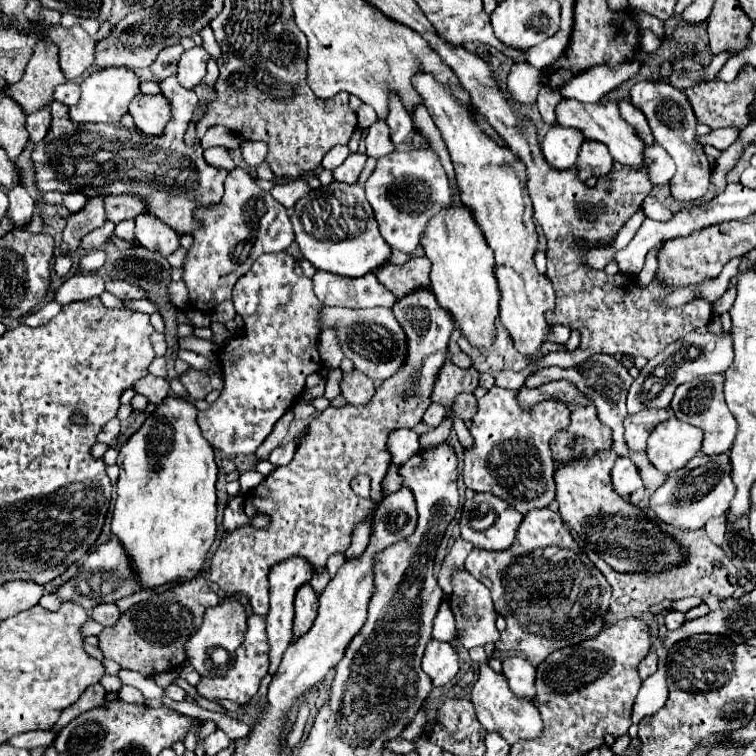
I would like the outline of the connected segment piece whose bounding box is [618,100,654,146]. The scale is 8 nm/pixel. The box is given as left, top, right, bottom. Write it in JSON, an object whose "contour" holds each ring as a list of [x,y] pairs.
{"contour":[[[620,100],[618,106],[620,106],[622,118],[628,120],[628,124],[636,128],[636,132],[638,132],[638,136],[644,140],[644,144],[646,144],[646,146],[652,146],[654,136],[652,136],[652,132],[650,132],[650,126],[648,126],[648,122],[646,122],[646,116],[640,112],[640,108],[636,108],[634,104],[630,104],[630,100]]]}

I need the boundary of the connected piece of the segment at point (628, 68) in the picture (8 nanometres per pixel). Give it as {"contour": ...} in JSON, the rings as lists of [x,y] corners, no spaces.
{"contour":[[[642,52],[630,60],[628,64],[620,66],[618,70],[612,70],[608,66],[594,66],[576,78],[572,78],[564,88],[560,88],[560,94],[564,98],[574,98],[578,102],[600,102],[608,92],[622,86],[626,80],[630,80],[638,70],[642,62]]]}

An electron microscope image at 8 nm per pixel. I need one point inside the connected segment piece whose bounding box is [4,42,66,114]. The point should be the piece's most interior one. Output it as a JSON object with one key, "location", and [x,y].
{"location":[43,74]}

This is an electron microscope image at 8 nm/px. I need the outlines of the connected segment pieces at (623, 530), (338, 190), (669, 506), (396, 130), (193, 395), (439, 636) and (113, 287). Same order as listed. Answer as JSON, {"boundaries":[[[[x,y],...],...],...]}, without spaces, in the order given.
{"boundaries":[[[[598,452],[594,458],[560,464],[556,470],[556,502],[564,524],[574,530],[598,556],[616,572],[662,572],[684,560],[680,544],[670,534],[662,532],[658,522],[640,512],[634,504],[622,498],[612,488],[610,472],[616,462],[616,452]]],[[[330,184],[308,192],[296,202],[290,220],[300,252],[318,270],[358,278],[390,258],[392,248],[380,236],[364,188],[358,184]]],[[[698,454],[682,470],[672,472],[666,484],[654,492],[650,508],[656,520],[682,528],[702,528],[712,516],[724,516],[728,512],[734,494],[736,486],[732,484],[732,464],[728,462],[728,454]]],[[[388,96],[388,100],[390,100],[390,110],[386,116],[386,124],[390,128],[392,142],[402,144],[412,134],[414,124],[408,110],[404,108],[404,104],[400,104],[400,100],[396,100],[396,96]]],[[[190,368],[184,376],[180,376],[180,380],[182,380],[184,388],[188,390],[188,396],[190,396],[192,402],[194,400],[204,400],[212,390],[208,374],[206,372],[198,372],[194,368]]],[[[448,600],[440,604],[438,616],[434,620],[434,632],[432,632],[432,636],[436,640],[444,640],[444,642],[452,642],[456,638],[456,622],[454,622],[454,616],[452,616]]],[[[114,280],[114,282],[106,282],[106,290],[110,294],[114,294],[118,300],[136,300],[136,298],[144,298],[144,290],[140,290],[138,286],[134,284],[128,284],[128,282],[122,282],[122,280]]]]}

